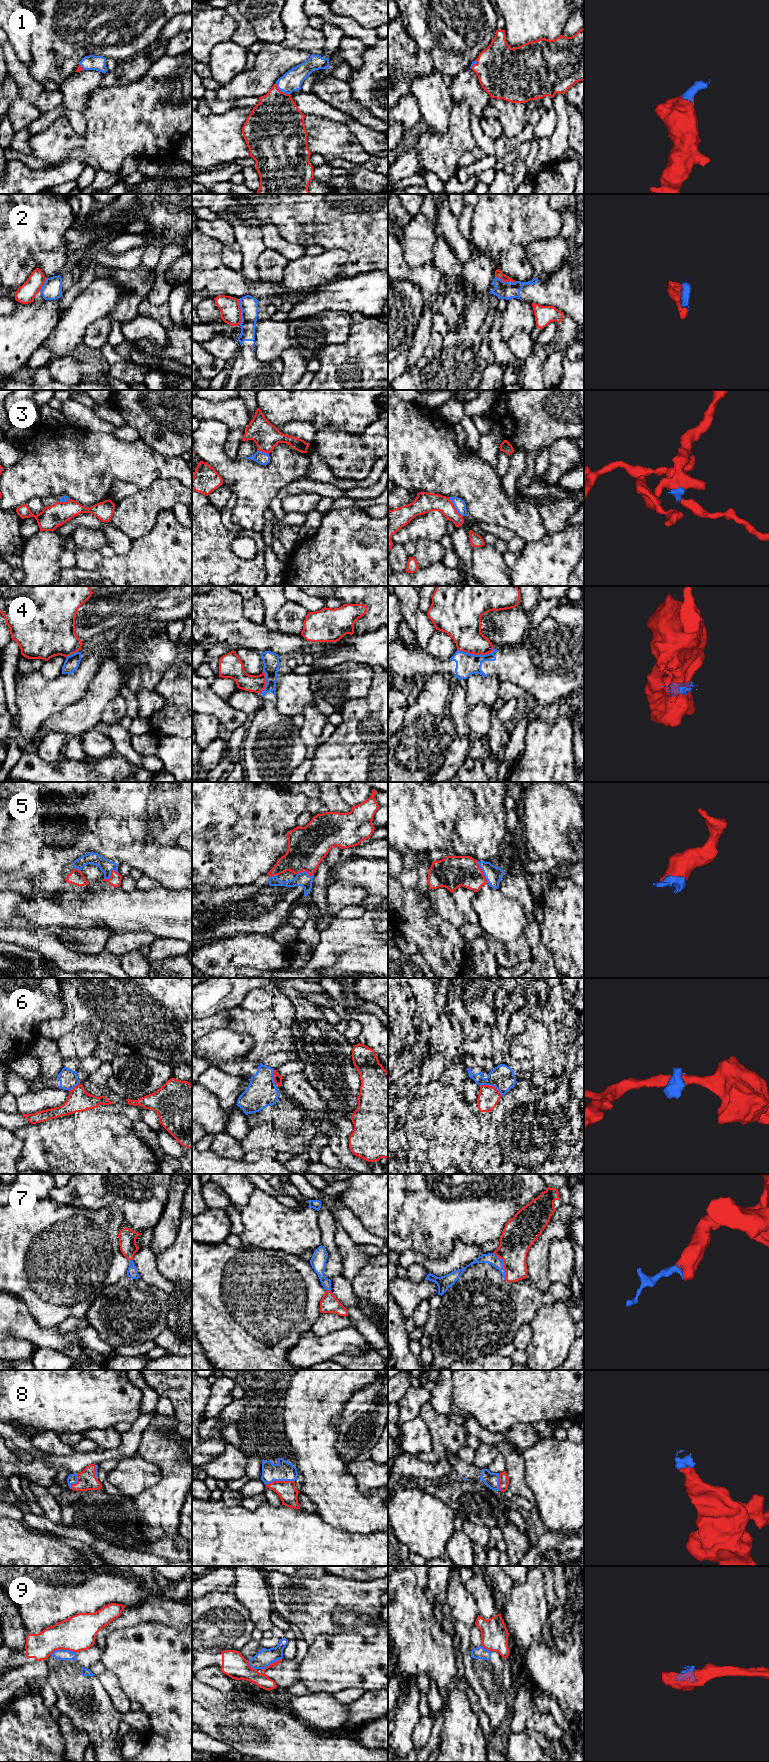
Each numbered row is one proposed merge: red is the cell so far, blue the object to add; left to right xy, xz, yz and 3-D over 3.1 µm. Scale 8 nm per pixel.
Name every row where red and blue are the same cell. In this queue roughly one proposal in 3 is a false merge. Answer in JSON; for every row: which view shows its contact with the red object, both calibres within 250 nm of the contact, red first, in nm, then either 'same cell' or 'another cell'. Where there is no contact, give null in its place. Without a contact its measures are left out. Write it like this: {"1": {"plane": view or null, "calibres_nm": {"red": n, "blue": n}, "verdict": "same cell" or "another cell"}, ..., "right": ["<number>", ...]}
{"1": {"plane": "xz", "calibres_nm": {"red": 420, "blue": 160}, "verdict": "same cell"}, "2": {"plane": "xz", "calibres_nm": {"red": 160, "blue": 140}, "verdict": "another cell"}, "3": {"plane": "yz", "calibres_nm": {"red": 160, "blue": 90}, "verdict": "another cell"}, "4": {"plane": "yz", "calibres_nm": {"red": 280, "blue": 180}, "verdict": "another cell"}, "5": {"plane": "yz", "calibres_nm": {"red": 260, "blue": 140}, "verdict": "same cell"}, "6": {"plane": "yz", "calibres_nm": {"red": 170, "blue": 200}, "verdict": "another cell"}, "7": {"plane": "yz", "calibres_nm": {"red": 260, "blue": 90}, "verdict": "same cell"}, "8": {"plane": "xz", "calibres_nm": {"red": 150, "blue": 160}, "verdict": "same cell"}, "9": {"plane": "xy", "calibres_nm": {"red": 280, "blue": 90}, "verdict": "another cell"}, "right": ["1", "5", "7", "8"]}

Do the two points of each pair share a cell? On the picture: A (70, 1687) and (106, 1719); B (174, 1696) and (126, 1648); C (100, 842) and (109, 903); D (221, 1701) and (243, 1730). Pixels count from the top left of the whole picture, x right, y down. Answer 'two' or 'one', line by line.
A: one
B: one
C: two
D: two

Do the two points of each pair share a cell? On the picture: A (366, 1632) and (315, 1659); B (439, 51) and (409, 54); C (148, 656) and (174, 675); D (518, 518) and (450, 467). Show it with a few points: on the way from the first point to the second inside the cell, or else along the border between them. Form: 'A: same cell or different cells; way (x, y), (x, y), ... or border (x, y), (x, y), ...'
A: same cell; way (353, 1642), (336, 1659), (328, 1659)
B: different cells; border (410, 36), (430, 55), (434, 67)
C: different cells; border (178, 649), (175, 662), (154, 689)
D: same cell; way (501, 511), (496, 509), (467, 480)

